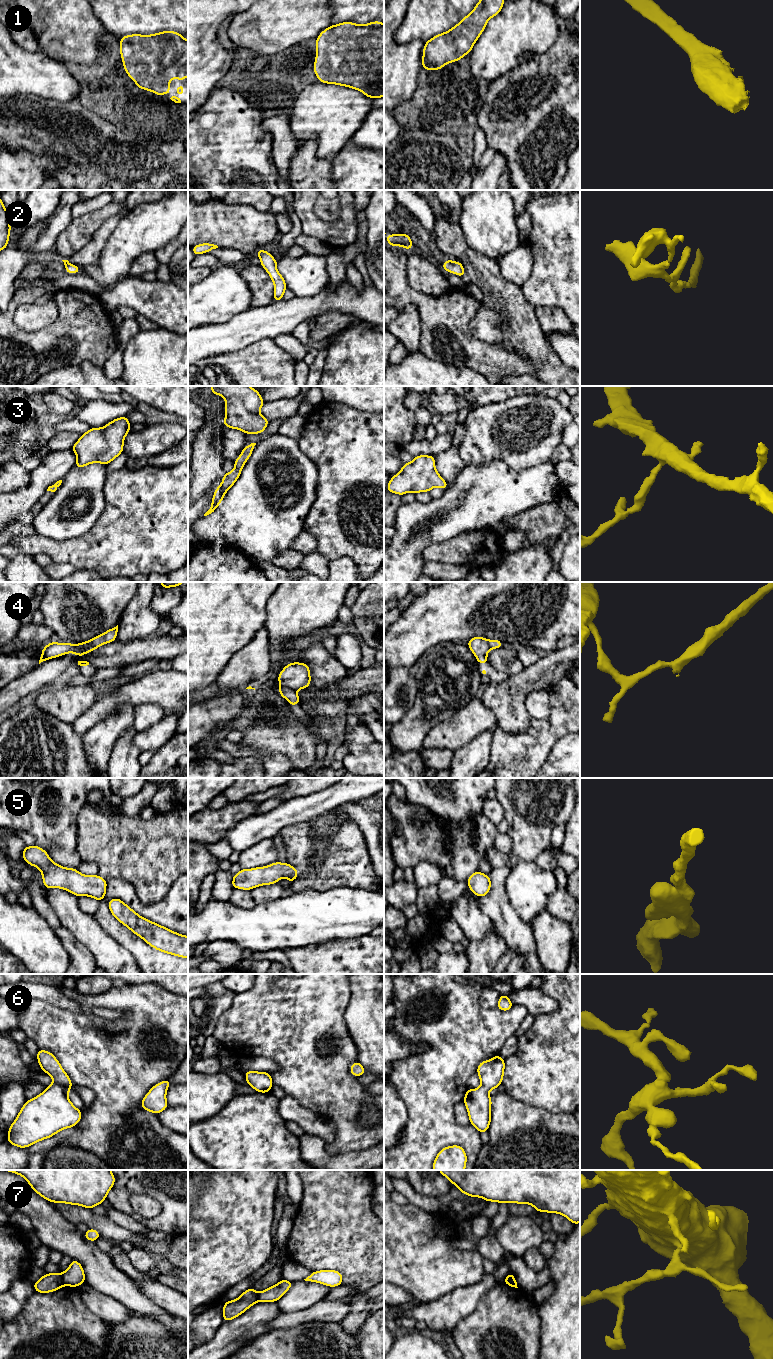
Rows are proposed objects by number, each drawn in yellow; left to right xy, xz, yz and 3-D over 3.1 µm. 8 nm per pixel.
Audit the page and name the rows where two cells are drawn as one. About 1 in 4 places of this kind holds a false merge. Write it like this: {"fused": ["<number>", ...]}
{"fused": ["4", "7"]}

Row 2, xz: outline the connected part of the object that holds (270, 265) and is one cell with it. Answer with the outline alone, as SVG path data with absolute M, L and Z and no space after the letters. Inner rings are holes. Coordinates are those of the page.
M264 249L257 250L255 253L261 260L260 265L267 271L274 283L273 299L281 301L284 292L288 289L283 276L277 271L277 259Z

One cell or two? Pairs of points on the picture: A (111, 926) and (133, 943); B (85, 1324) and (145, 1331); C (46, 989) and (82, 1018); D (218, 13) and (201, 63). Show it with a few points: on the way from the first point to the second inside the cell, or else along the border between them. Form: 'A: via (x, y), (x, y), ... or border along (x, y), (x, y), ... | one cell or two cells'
A: via (116, 930), (128, 940) | one cell
B: border along (105, 1323), (108, 1328), (106, 1348) | two cells
C: border along (50, 1003), (74, 1011), (78, 1011), (81, 1008) | two cells
D: via (206, 25), (201, 30), (201, 51) | one cell

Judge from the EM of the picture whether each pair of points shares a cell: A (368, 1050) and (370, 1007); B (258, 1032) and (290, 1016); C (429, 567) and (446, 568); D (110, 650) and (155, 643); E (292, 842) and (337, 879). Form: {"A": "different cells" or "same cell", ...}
{"A": "same cell", "B": "same cell", "C": "same cell", "D": "same cell", "E": "same cell"}

